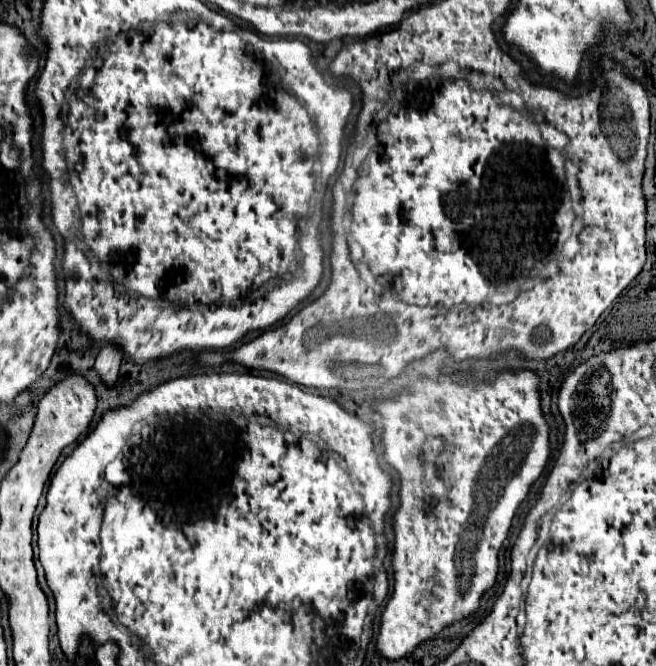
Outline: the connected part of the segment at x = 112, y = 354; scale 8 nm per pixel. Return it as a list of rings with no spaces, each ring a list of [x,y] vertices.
[[[105,345],[93,365],[93,371],[99,375],[99,379],[103,381],[103,385],[107,385],[109,389],[115,387],[117,381],[117,373],[119,373],[119,363],[123,361],[123,353],[111,345]]]

